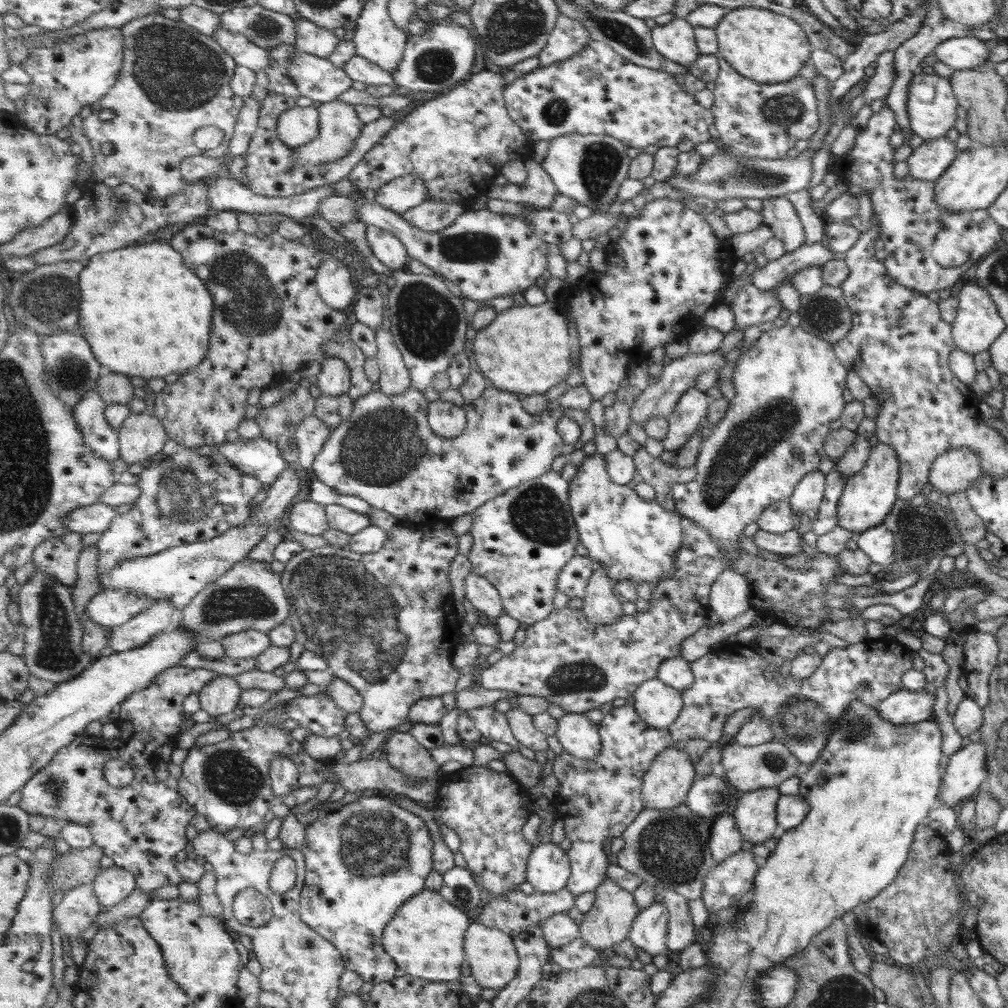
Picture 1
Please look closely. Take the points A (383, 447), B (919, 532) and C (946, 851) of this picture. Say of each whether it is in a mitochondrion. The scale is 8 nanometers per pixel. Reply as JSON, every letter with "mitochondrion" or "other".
{"A":"mitochondrion","B":"mitochondrion","C":"other"}

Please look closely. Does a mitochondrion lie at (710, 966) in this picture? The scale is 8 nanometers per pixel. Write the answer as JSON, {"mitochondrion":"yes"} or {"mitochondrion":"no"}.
{"mitochondrion":"no"}

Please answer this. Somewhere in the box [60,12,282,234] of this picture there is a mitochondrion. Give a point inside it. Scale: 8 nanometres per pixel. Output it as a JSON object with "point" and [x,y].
{"point":[179,73]}

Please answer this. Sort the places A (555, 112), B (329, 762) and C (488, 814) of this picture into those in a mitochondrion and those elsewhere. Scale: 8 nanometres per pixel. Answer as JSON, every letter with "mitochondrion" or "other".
{"A":"mitochondrion","B":"other","C":"other"}

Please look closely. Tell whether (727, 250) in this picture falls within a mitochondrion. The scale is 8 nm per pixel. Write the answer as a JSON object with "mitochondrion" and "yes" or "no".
{"mitochondrion":"no"}

